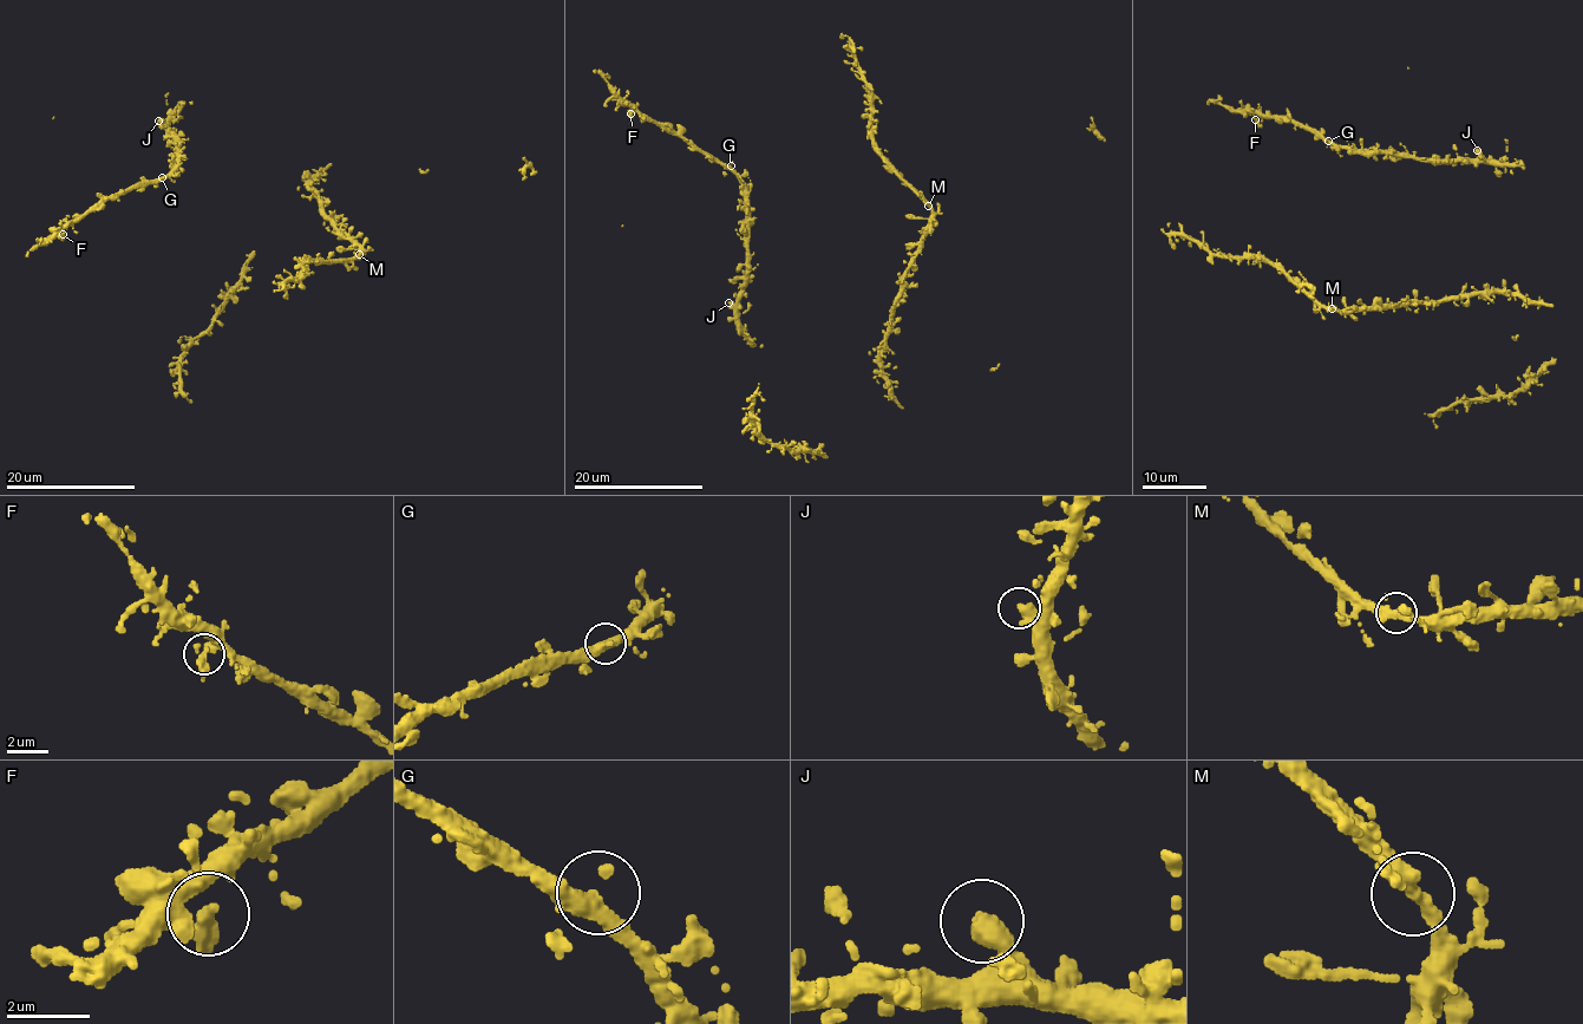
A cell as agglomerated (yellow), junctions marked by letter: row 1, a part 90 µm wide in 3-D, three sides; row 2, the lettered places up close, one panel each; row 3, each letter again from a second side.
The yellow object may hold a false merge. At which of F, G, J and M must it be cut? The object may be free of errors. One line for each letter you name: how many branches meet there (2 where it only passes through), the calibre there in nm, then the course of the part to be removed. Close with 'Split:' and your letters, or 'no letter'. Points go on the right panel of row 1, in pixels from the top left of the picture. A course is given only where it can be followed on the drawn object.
Split: no letter

